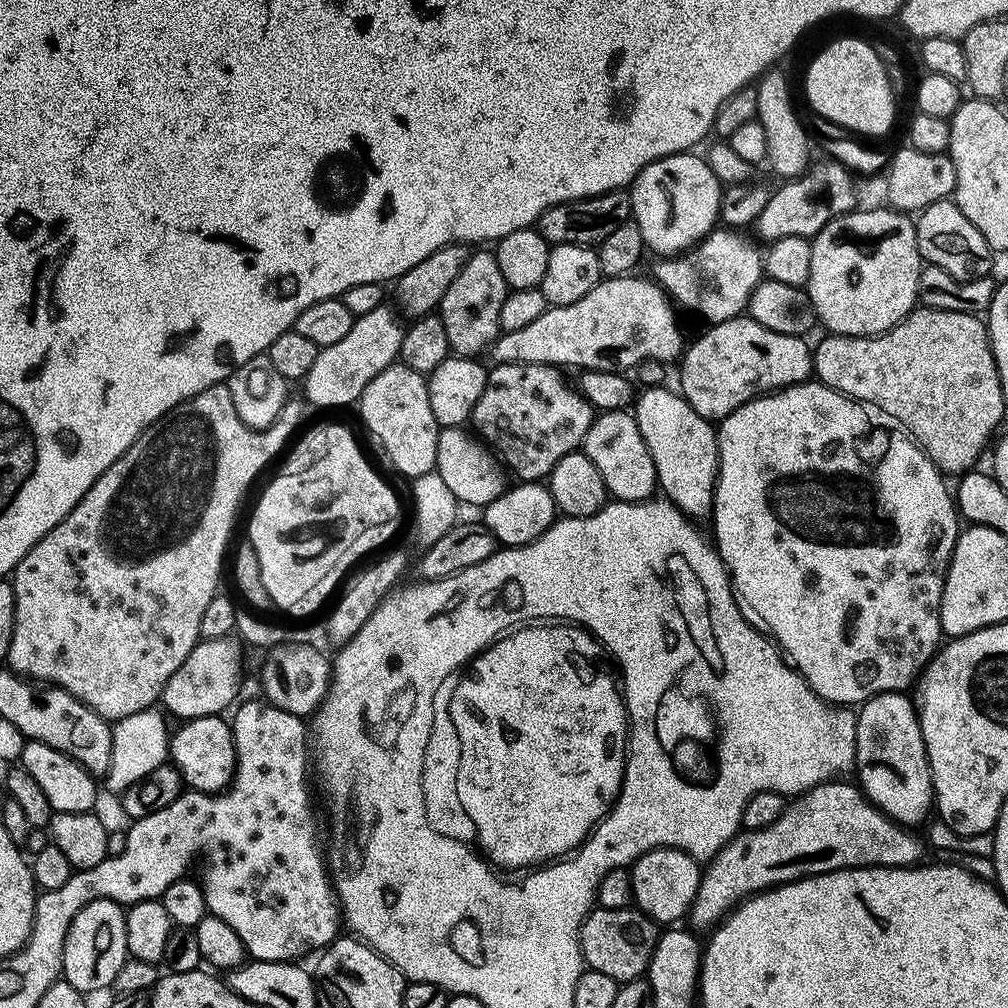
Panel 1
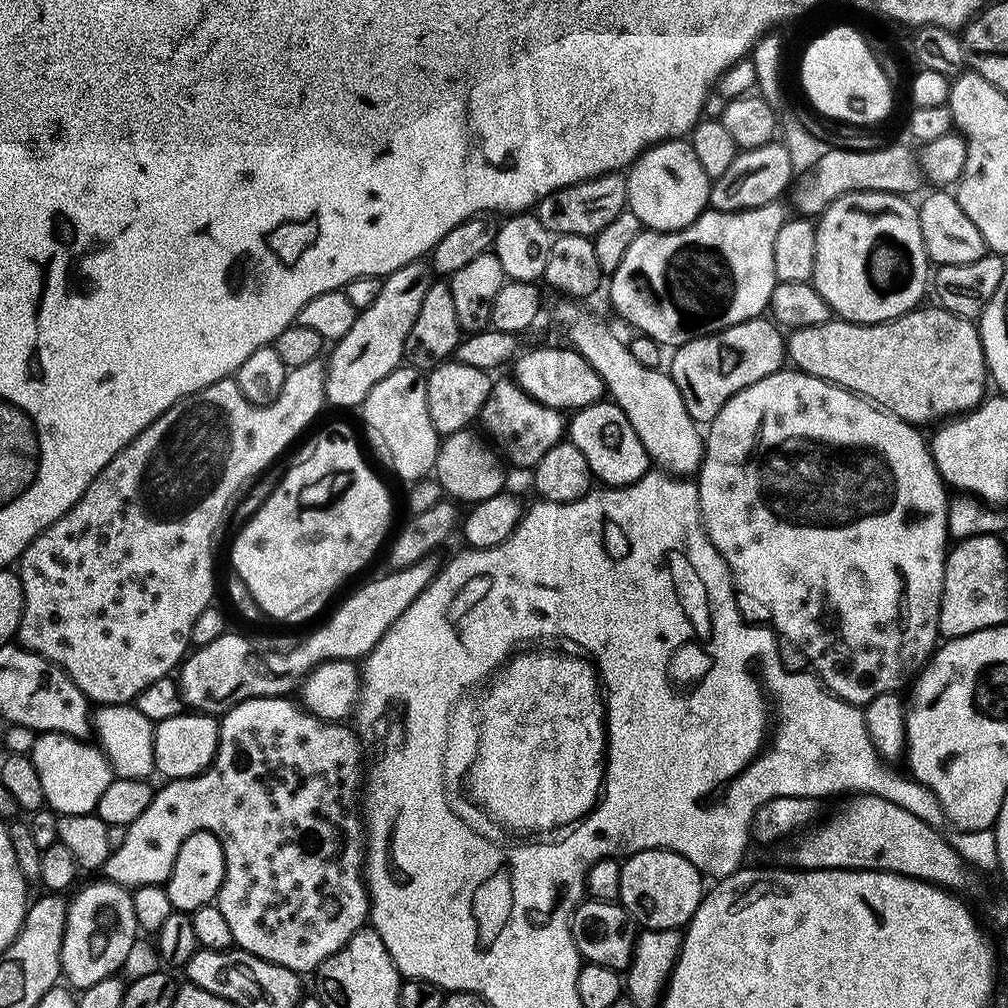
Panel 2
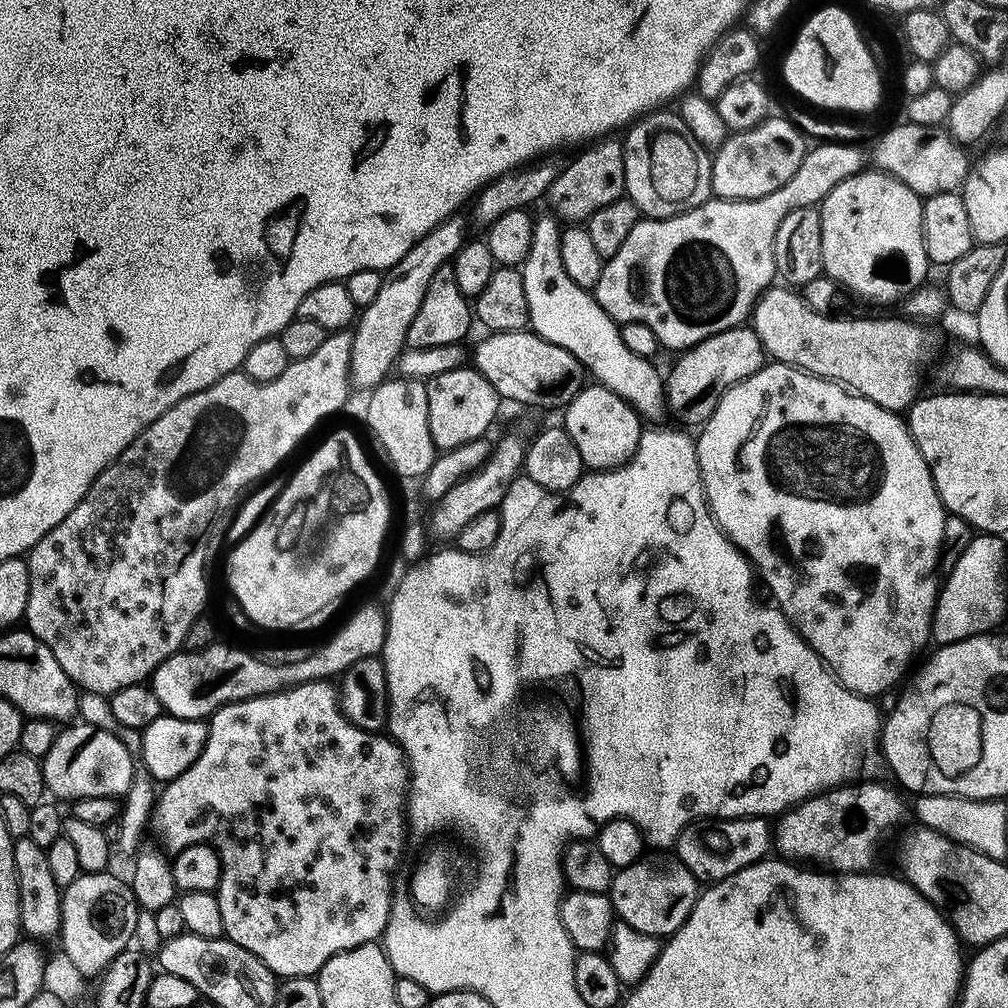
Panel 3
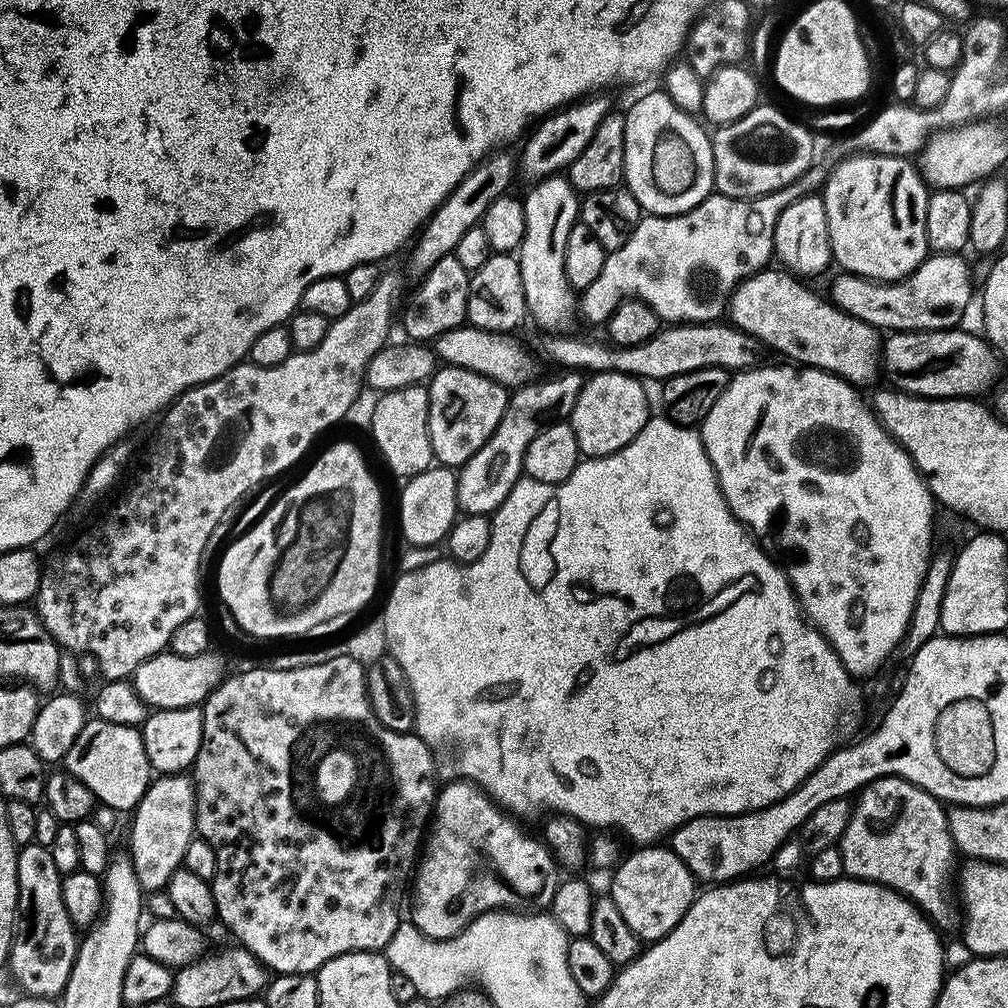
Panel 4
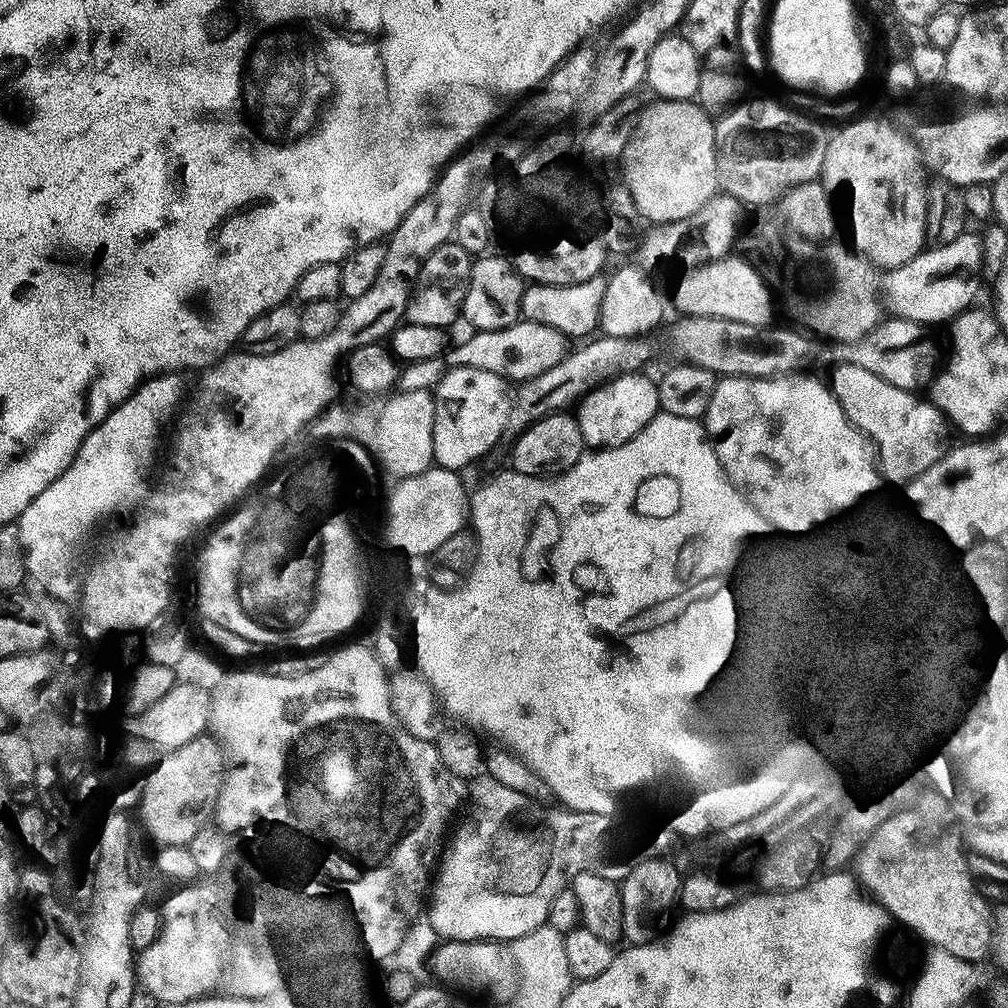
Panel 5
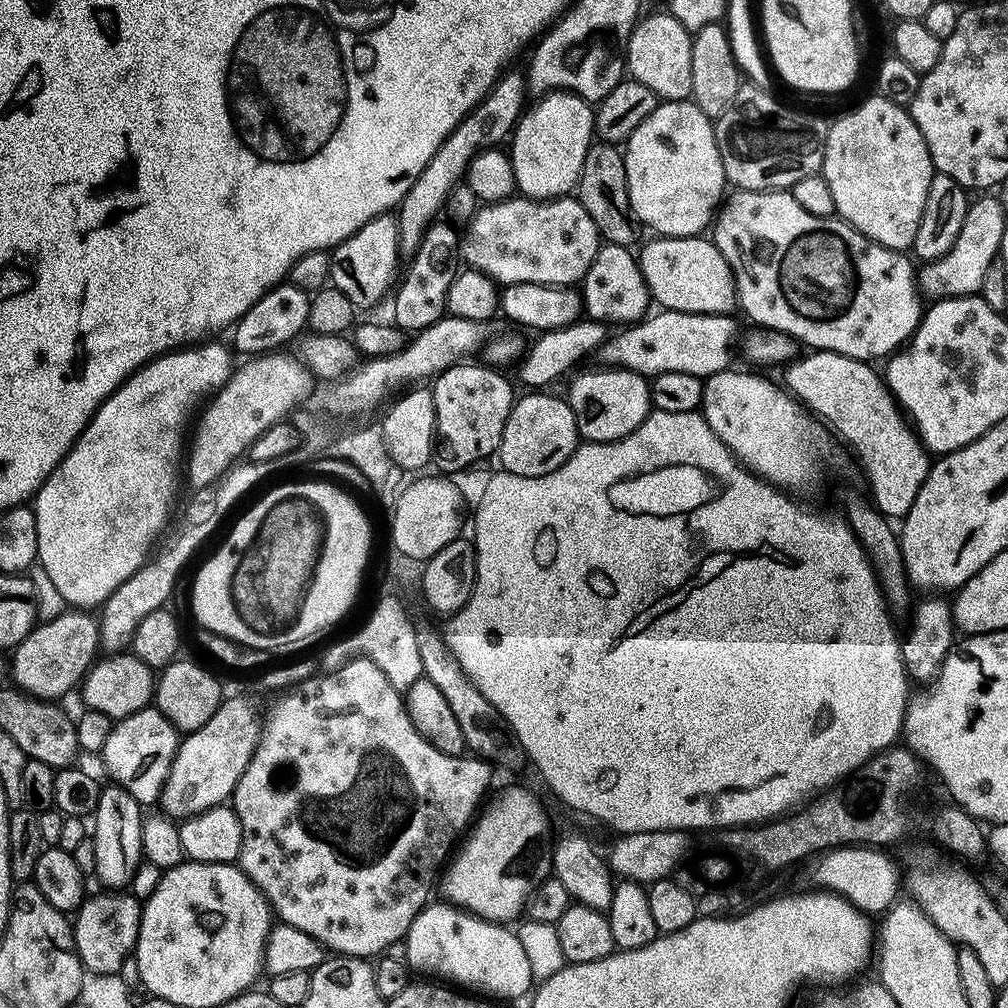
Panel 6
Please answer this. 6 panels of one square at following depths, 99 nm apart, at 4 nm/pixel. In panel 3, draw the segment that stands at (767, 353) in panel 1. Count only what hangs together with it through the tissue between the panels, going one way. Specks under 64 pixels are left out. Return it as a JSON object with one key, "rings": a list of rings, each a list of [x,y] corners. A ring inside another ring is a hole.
{"rings":[[[751,327],[731,328],[722,334],[714,334],[693,348],[685,348],[679,353],[676,365],[666,372],[664,382],[664,402],[667,415],[681,420],[684,424],[702,426],[714,414],[724,391],[738,382],[750,378],[766,363],[766,353],[758,334]]]}

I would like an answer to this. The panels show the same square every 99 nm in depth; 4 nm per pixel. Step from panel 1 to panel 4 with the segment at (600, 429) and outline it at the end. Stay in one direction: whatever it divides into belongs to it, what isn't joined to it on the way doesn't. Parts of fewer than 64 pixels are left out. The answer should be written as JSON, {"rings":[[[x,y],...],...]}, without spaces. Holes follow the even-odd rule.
{"rings":[[[594,372],[581,383],[578,402],[574,402],[570,417],[581,457],[609,456],[638,438],[650,419],[648,392],[643,386],[637,377],[621,372]]]}

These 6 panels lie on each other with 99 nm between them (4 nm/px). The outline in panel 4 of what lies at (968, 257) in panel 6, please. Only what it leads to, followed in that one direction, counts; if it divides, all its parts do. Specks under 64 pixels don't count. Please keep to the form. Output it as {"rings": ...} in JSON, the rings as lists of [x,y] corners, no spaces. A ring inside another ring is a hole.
{"rings":[[[948,250],[930,254],[909,276],[891,282],[867,280],[865,276],[841,271],[832,280],[830,299],[841,312],[889,333],[955,328],[972,300],[974,285],[973,269],[960,256],[963,255]]]}

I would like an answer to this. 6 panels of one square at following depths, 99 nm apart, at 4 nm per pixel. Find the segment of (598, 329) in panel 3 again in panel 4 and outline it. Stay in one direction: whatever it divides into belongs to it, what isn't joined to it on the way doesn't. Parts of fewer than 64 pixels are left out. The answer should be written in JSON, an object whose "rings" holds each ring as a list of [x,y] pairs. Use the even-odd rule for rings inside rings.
{"rings":[[[557,174],[539,180],[537,184],[527,189],[528,193],[522,196],[525,210],[525,236],[518,249],[518,259],[521,266],[522,287],[525,291],[525,301],[528,303],[527,315],[544,328],[543,331],[555,334],[564,334],[569,331],[578,310],[578,298],[575,289],[569,284],[565,274],[566,243],[570,230],[579,221],[580,196],[567,177]]]}

